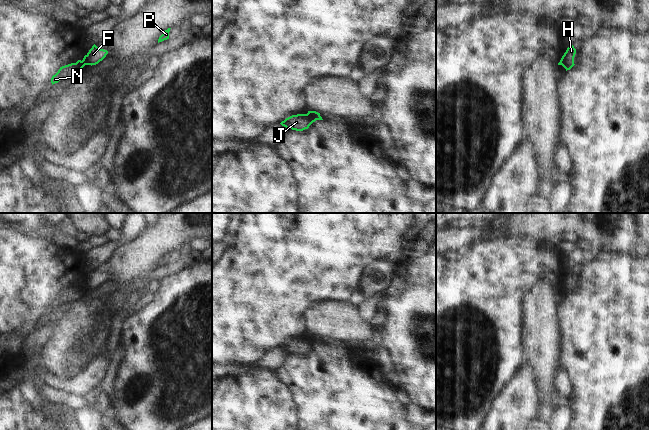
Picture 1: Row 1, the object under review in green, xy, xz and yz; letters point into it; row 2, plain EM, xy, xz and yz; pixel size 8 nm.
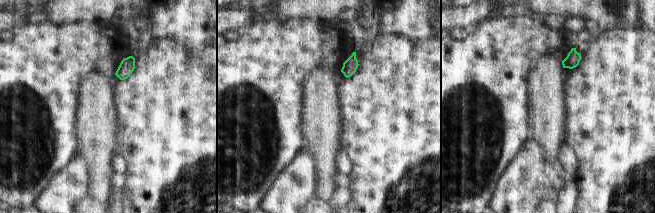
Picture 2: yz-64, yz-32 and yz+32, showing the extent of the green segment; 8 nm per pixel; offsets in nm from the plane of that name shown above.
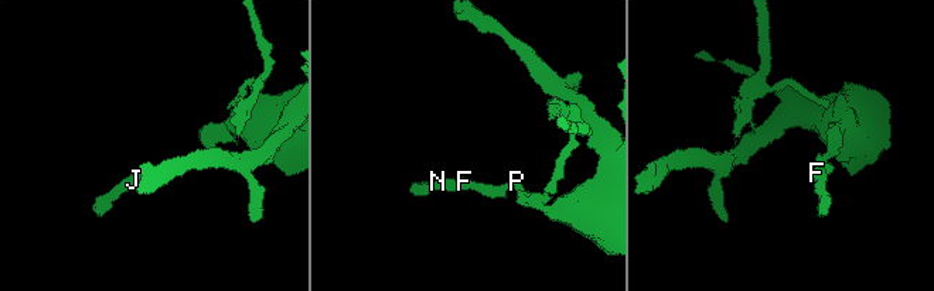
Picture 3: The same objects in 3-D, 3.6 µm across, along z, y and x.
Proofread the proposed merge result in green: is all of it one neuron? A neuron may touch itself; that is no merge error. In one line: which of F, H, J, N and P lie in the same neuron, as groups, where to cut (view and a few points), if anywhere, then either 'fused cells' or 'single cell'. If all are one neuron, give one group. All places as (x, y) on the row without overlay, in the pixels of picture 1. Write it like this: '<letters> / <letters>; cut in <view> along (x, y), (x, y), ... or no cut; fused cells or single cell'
F H J N P; no cut; single cell

